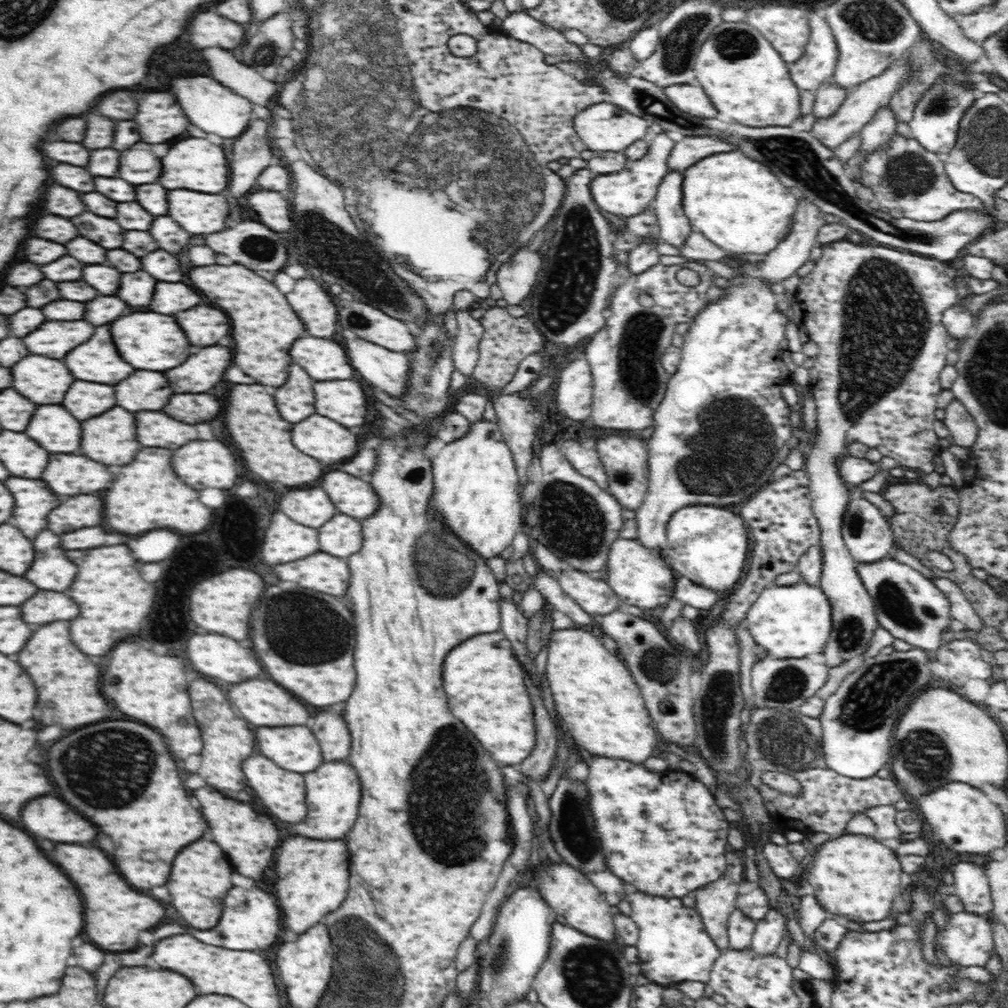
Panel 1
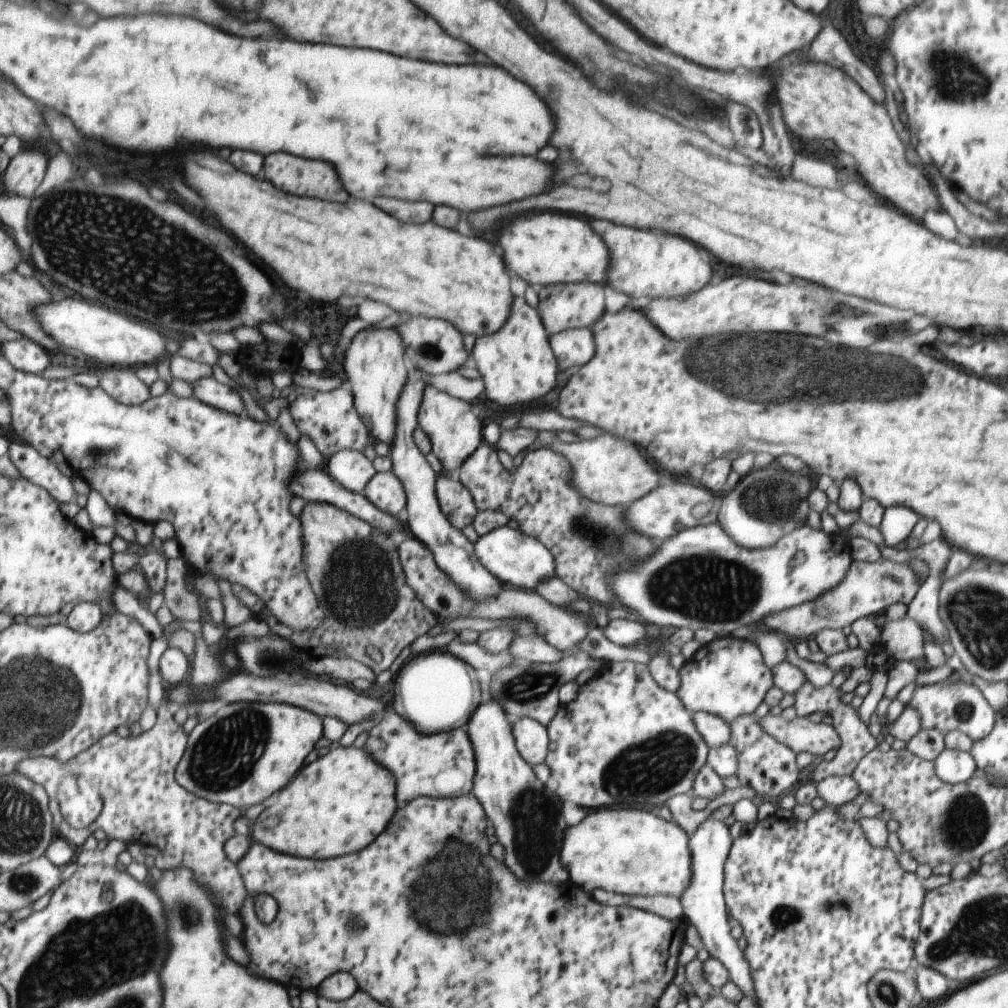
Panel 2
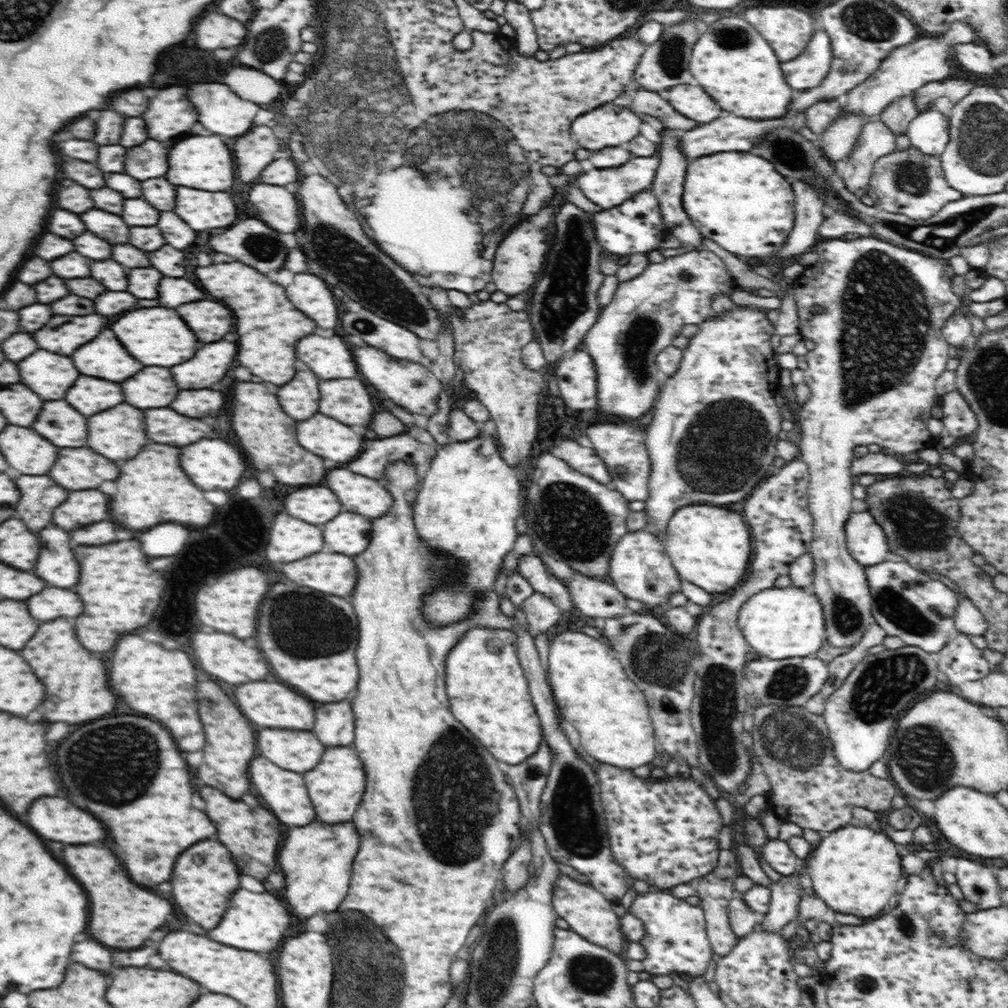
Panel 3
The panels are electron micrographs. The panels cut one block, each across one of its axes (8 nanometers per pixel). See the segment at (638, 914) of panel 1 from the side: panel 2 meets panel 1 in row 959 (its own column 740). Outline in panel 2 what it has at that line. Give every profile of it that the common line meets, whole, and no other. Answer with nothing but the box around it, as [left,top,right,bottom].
[677,636,773,724]

